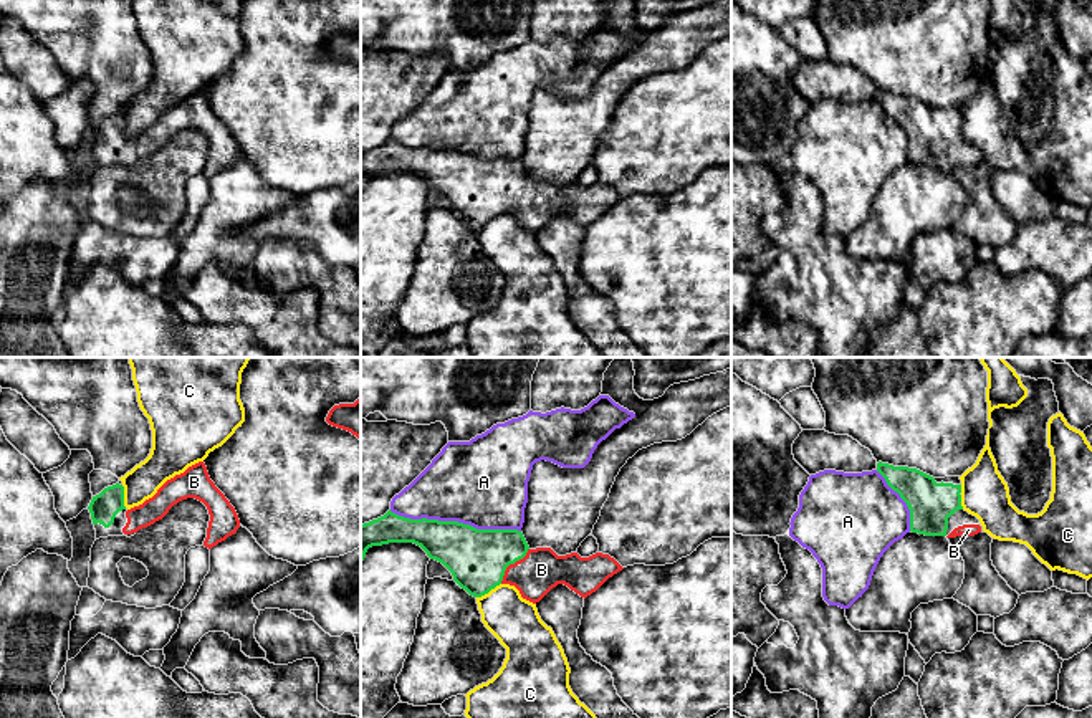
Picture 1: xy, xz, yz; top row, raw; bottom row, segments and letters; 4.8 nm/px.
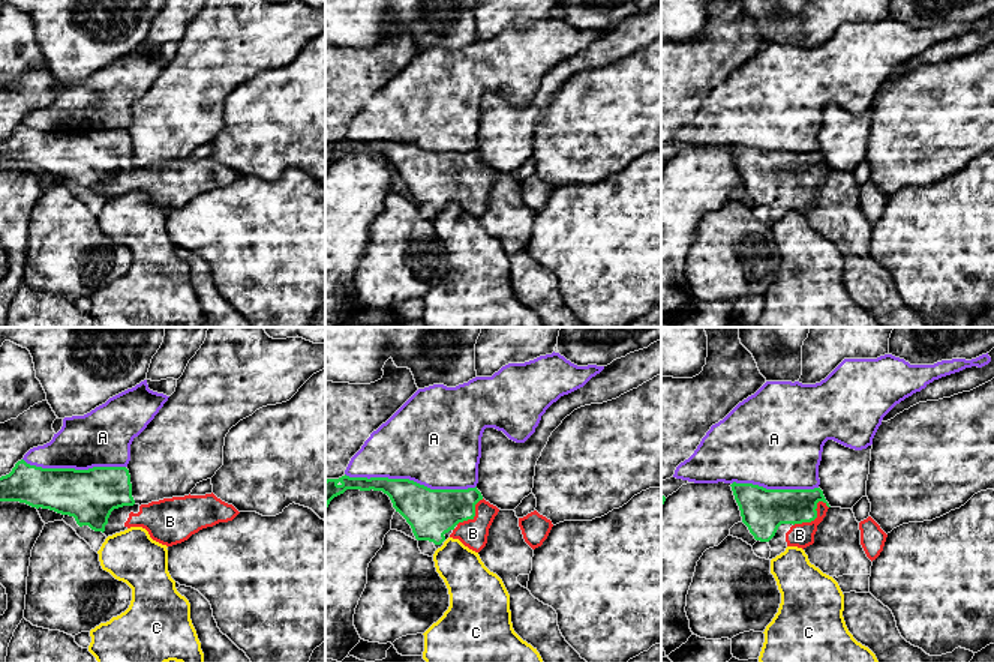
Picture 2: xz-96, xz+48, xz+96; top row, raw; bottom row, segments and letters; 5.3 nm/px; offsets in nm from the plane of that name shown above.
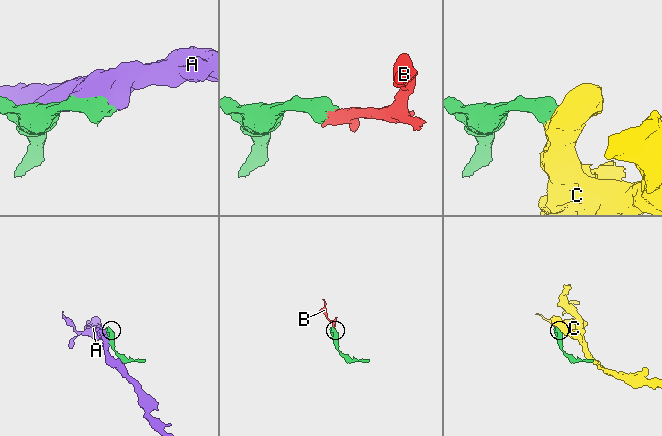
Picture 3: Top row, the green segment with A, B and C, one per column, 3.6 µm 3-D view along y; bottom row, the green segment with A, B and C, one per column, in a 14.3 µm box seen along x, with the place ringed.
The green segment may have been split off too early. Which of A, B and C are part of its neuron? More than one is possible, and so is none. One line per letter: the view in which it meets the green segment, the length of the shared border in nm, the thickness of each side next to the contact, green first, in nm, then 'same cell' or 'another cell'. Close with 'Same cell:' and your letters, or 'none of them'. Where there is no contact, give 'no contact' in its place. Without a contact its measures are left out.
A: xz | 650 nm | 280/420 nm | another cell
B: xz | 220 nm | 280/200 nm | same cell
C: xz | 140 nm | 280/240 nm | another cell
Same cell: B

